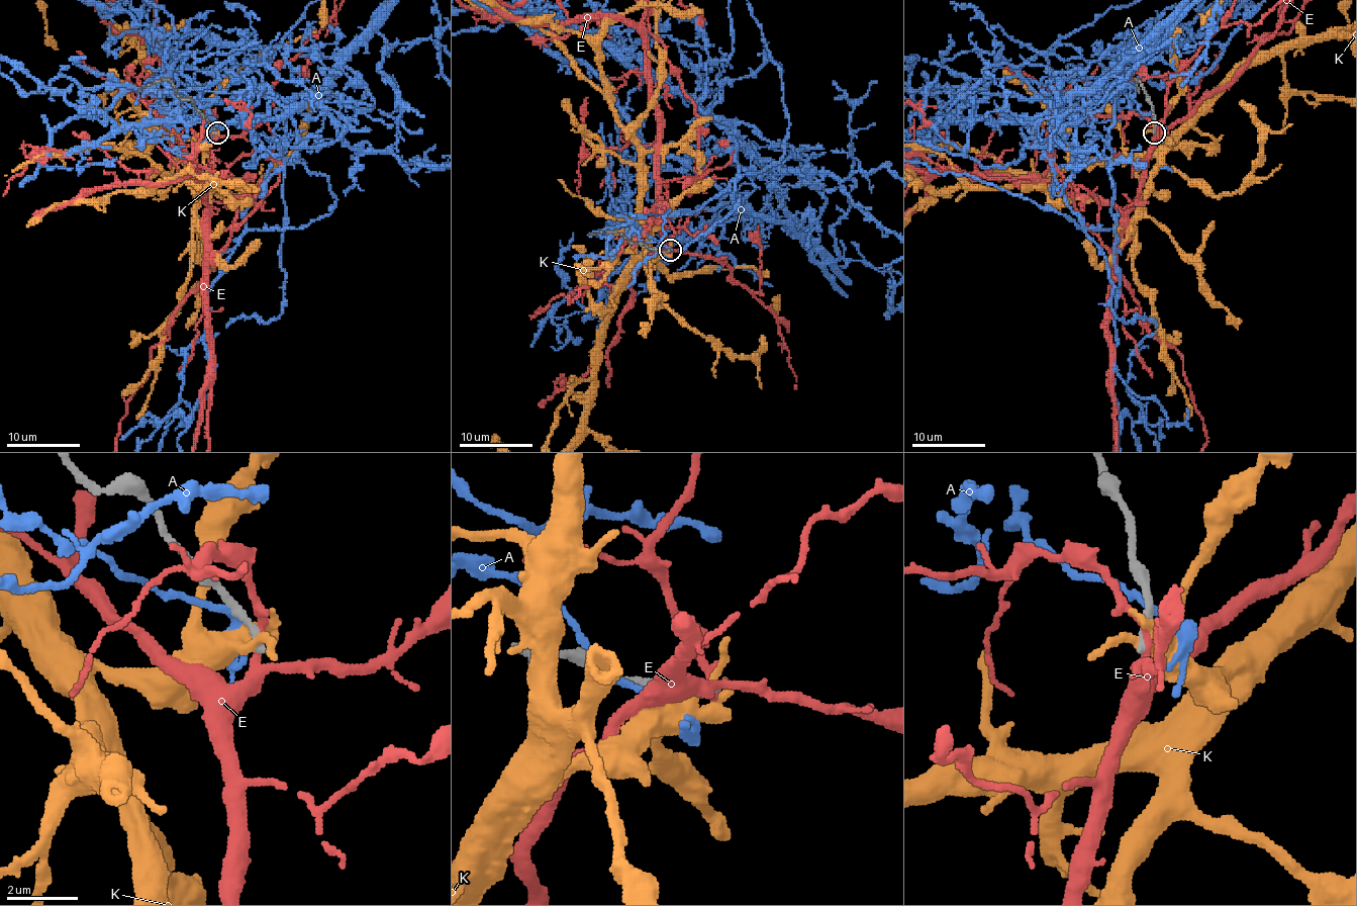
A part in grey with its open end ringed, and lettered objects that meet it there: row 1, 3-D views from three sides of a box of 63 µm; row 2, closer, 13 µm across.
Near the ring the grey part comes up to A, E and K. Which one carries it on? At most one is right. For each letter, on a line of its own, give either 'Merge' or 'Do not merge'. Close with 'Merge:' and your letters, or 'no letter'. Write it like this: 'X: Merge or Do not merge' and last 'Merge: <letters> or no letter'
A: Do not merge
E: Do not merge
K: Do not merge
Merge: no letter

